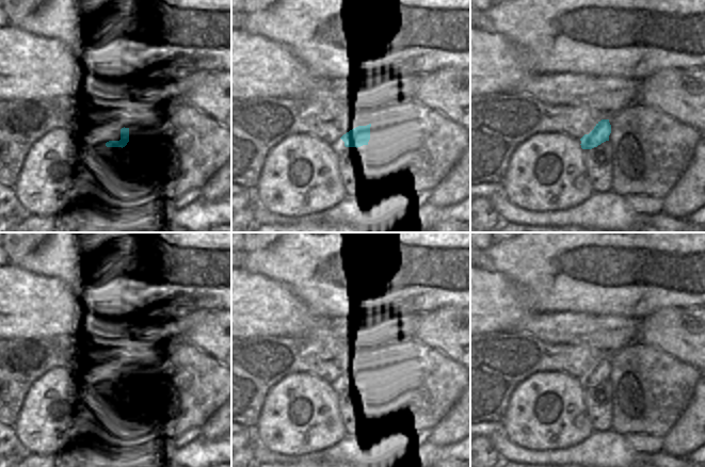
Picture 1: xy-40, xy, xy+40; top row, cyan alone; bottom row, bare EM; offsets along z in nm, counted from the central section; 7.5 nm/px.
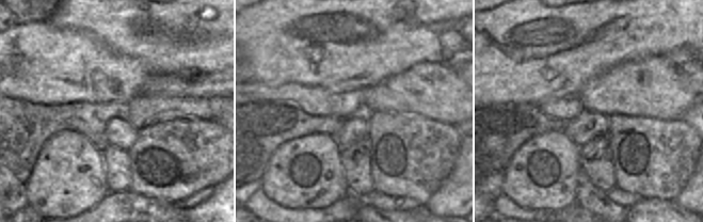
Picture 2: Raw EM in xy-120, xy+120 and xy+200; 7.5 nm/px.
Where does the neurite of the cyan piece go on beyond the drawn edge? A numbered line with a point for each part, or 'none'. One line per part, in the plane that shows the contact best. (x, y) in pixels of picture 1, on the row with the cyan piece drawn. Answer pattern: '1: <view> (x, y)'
1: xy-40 (108, 132)

